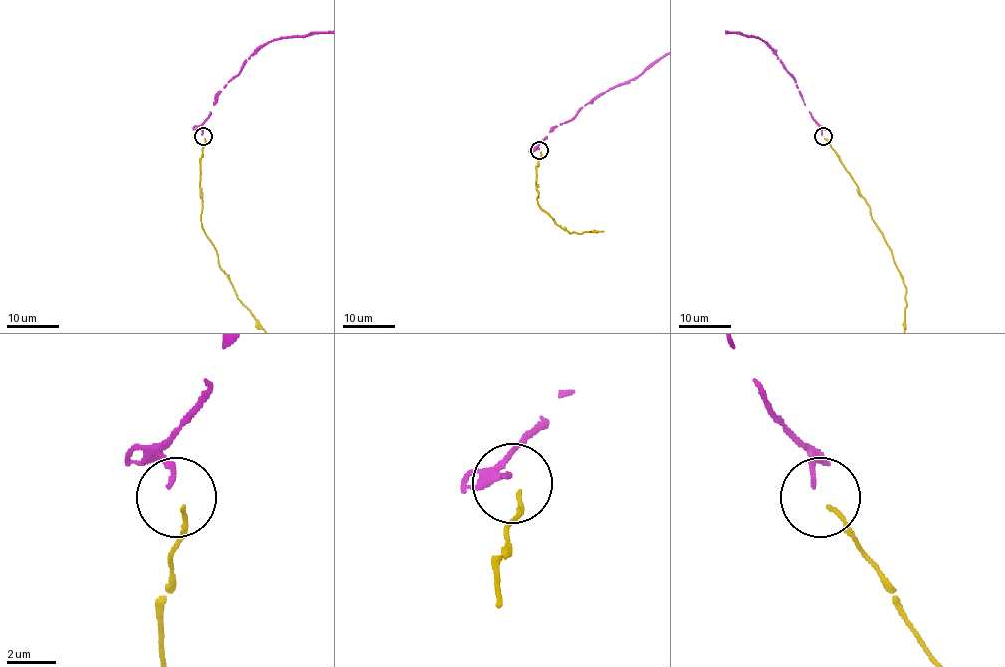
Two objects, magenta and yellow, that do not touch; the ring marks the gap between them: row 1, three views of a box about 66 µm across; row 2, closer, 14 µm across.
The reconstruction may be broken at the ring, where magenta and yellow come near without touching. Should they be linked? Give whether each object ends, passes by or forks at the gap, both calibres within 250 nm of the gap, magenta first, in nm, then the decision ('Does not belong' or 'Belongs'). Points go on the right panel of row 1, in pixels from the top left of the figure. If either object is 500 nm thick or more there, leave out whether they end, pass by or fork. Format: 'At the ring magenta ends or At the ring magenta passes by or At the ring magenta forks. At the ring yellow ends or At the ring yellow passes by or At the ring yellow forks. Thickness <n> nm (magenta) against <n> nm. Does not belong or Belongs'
At the ring magenta ends. At the ring yellow ends. Thickness 170 nm (magenta) against 150 nm. Does not belong

